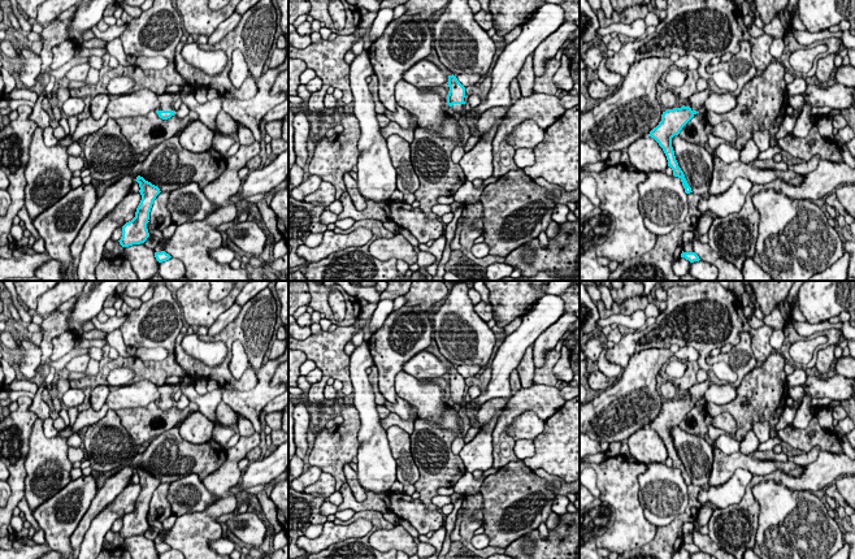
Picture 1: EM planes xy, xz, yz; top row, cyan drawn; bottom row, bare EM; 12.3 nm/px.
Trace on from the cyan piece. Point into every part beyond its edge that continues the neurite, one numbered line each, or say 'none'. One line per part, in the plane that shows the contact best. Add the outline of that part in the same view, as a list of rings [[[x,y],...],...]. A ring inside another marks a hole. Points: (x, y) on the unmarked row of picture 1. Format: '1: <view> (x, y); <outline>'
1: xy (165, 391); [[[164,385],[159,387],[160,398],[159,402],[173,402],[173,389],[172,385]]]

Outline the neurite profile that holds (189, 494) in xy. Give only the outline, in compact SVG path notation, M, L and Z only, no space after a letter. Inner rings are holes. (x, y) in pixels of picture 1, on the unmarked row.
M192 473L170 482L168 500L172 514L182 516L204 511L216 502L216 495L205 488L198 474Z

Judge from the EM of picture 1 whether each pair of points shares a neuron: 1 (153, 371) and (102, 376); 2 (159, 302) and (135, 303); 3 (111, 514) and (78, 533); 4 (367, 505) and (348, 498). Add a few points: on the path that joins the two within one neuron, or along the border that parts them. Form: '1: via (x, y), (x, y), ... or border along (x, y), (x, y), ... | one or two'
1: via (140, 368), (134, 363), (113, 363) | one
2: border along (142, 303), (133, 310) | two
3: border along (108, 503), (91, 521), (79, 545) | two
4: via (363, 505), (352, 502) | one

